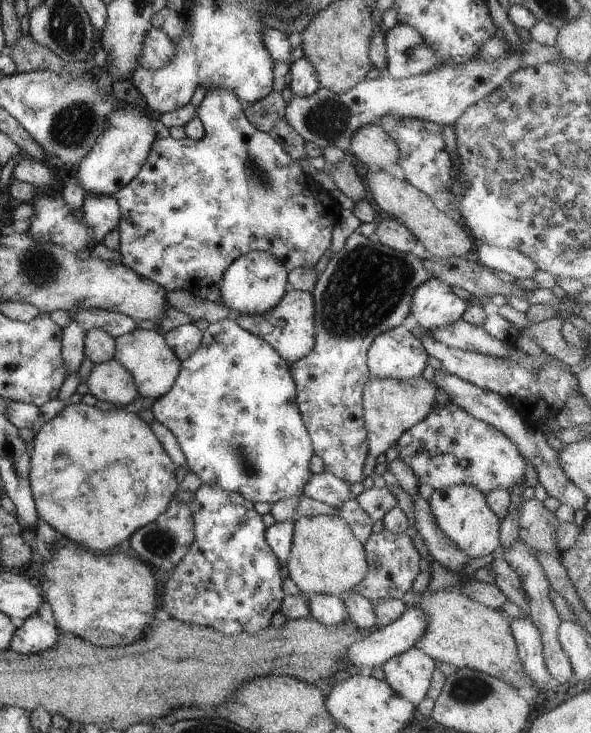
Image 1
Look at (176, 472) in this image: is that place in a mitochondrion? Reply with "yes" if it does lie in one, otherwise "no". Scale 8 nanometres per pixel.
no

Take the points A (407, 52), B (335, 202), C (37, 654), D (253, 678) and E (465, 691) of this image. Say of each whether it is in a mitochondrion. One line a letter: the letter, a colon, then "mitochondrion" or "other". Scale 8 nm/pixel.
A: mitochondrion
B: other
C: other
D: other
E: mitochondrion

